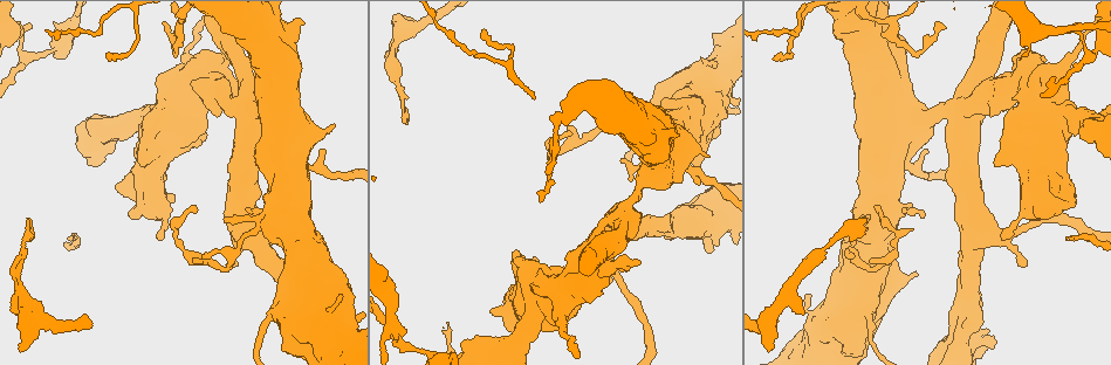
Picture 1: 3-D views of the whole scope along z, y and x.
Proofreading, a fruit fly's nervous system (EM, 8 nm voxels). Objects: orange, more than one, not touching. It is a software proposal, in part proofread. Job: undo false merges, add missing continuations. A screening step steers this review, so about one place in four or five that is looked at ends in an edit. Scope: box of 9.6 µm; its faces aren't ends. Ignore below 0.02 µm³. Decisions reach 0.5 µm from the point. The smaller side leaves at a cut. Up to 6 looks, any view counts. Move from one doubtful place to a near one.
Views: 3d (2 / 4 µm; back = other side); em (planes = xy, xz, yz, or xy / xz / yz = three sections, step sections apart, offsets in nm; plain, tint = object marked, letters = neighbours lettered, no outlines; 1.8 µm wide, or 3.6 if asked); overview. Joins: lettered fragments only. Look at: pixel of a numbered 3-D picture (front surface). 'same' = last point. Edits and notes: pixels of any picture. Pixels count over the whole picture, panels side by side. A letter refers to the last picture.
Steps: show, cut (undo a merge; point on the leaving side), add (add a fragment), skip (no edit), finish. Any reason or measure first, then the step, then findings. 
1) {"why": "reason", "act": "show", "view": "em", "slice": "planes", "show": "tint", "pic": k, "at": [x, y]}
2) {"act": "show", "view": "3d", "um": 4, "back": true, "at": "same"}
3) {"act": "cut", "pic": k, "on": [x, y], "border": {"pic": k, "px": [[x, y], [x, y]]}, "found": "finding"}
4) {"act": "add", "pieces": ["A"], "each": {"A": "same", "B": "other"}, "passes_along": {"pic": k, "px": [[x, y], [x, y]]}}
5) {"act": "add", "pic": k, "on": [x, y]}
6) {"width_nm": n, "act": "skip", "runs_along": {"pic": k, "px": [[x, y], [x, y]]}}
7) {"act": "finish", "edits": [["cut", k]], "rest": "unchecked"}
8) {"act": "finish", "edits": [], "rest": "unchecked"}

{"why": "branch stops here", "act": "show", "view": "3d", "um": 2, "pic": 1, "at": [404, 121]}

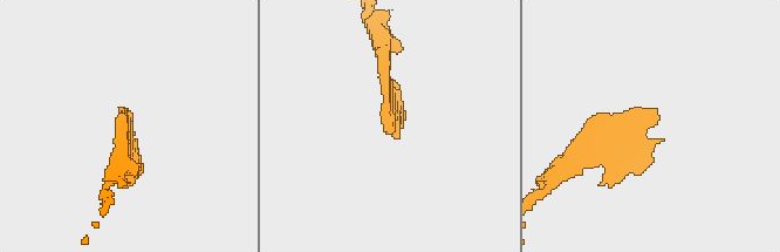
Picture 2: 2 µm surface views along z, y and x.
{"act": "show", "view": "em", "slice": "xy", "step": 8, "show": "letters", "pic": 2, "at": [385, 130]}

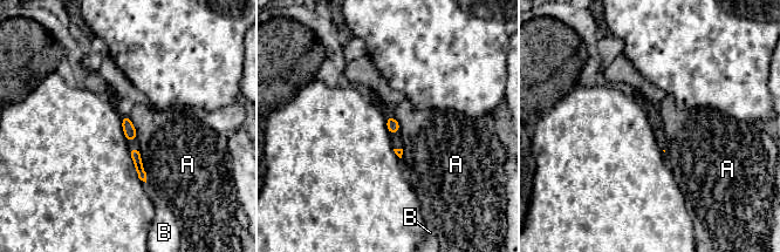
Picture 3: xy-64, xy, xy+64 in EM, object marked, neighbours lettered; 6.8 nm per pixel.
{"act": "skip", "each": {"A": "other", "B": "other"}, "border": {"pic": 3, "px": [[139, 149], [146, 182]]}, "found": "none of them fits"}

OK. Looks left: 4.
{"why": "free end", "act": "show", "view": "em", "slice": "planes", "show": "letters", "pic": 1, "at": [1027, 264]}

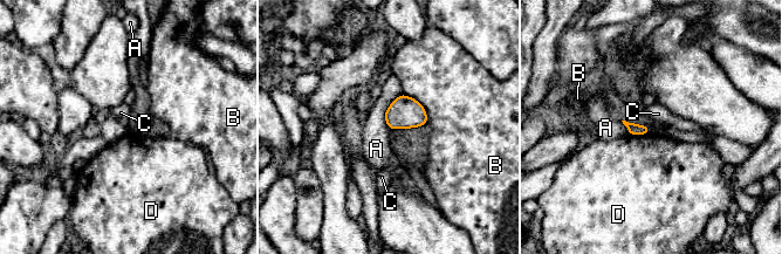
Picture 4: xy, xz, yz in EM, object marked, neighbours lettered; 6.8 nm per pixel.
{"act": "skip", "each": {"A": "other", "B": "other", "C": "other", "D": "other"}, "border": {"pic": 4, "px": [[402, 93], [383, 116], [389, 130]]}, "found": "no lettered fragment goes on from it"}

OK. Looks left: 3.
{"why": "thick turns thin", "act": "show", "view": "em", "slice": "planes", "show": "letters", "pic": 1, "at": [16, 275]}

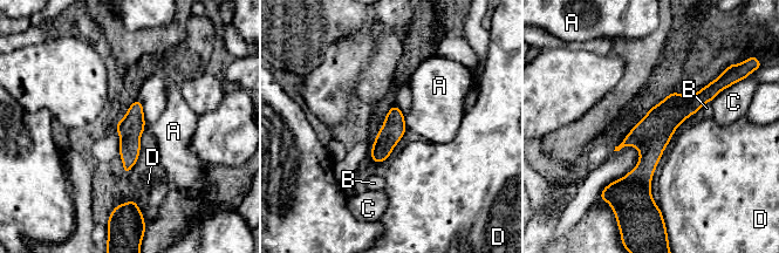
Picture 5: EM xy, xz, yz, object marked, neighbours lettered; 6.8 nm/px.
{"act": "skip", "each": {"A": "other", "B": "other", "C": "other", "D": "other"}, "border": {"pic": 5, "px": [[403, 116], [407, 128]]}, "found": "continuous, no second neuron"}

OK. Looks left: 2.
{"act": "finish", "edits": [], "rest": "unchecked"}

